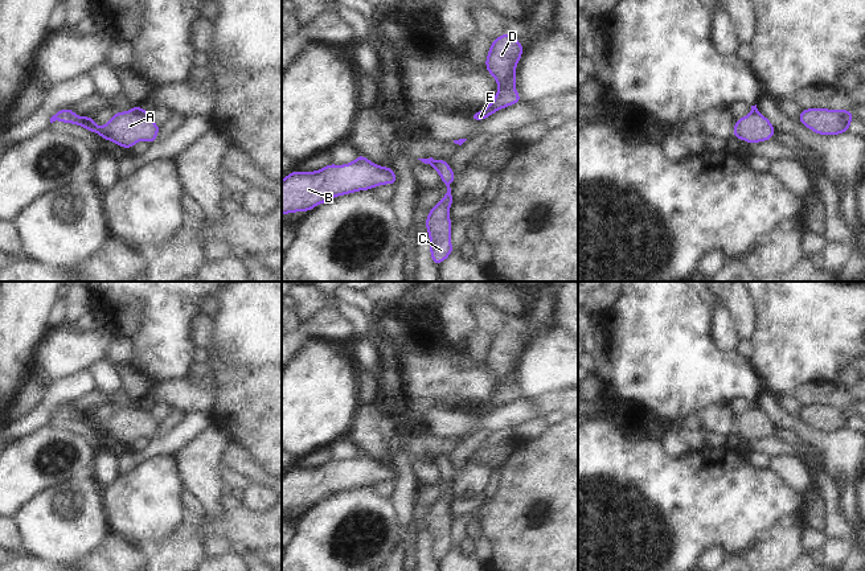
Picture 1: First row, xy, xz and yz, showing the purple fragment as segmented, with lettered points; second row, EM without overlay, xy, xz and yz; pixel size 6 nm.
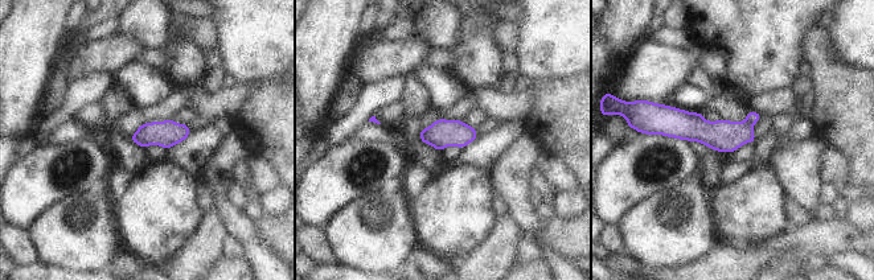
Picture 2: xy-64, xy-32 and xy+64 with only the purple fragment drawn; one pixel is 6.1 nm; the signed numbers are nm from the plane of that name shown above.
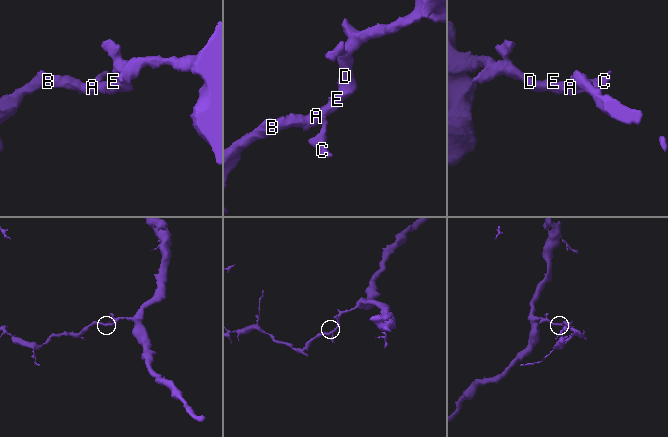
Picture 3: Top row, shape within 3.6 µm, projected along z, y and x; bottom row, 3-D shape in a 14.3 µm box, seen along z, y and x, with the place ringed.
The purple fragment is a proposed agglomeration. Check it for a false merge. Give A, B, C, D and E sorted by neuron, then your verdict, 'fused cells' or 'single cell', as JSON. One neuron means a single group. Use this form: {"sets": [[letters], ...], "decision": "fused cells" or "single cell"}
{"sets": [["A", "B", "D", "E"], ["C"]], "decision": "fused cells"}

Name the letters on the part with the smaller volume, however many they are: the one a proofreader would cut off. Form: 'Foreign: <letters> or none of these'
Foreign: C

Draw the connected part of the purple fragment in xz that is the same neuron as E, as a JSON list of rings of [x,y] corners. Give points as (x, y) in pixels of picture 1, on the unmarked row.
[[[505,329],[492,336],[485,354],[487,367],[497,377],[497,390],[481,407],[470,411],[472,416],[484,416],[496,407],[521,398],[516,387],[516,363],[524,349],[517,333]]]

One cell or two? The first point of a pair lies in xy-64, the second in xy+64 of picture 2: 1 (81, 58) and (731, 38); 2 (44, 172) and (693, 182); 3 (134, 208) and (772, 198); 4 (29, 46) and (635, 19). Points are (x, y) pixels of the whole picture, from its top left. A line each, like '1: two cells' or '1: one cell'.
1: two cells
2: two cells
3: one cell
4: one cell

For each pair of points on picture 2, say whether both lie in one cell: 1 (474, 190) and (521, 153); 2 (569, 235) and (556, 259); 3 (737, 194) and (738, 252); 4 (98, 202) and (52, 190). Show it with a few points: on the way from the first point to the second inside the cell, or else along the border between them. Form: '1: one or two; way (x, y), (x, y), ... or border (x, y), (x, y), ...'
1: two; border (488, 174), (493, 192)
2: two; border (541, 248), (557, 250), (575, 260)
3: two; border (768, 237), (756, 243), (719, 241)
4: two; border (99, 188), (62, 197), (42, 211)

